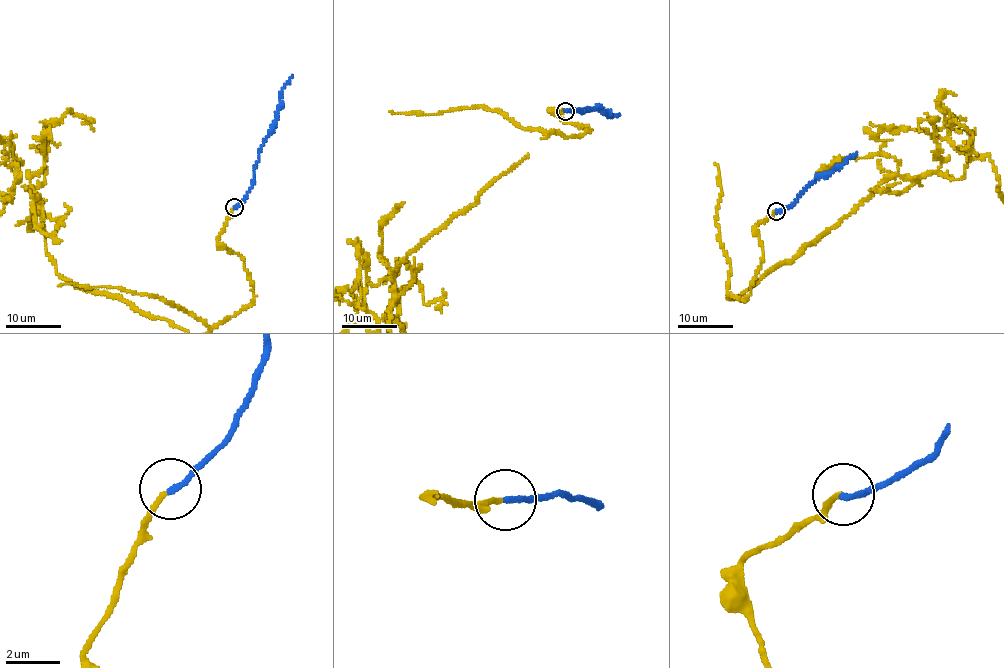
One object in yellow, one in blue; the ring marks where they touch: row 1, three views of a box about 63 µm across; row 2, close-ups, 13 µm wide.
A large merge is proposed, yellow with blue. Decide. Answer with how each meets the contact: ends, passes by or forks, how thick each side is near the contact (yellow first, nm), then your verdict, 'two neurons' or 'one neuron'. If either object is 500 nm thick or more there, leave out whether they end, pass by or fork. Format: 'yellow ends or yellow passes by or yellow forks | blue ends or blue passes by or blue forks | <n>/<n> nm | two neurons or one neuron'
yellow ends | blue ends | 190/200 nm | one neuron

